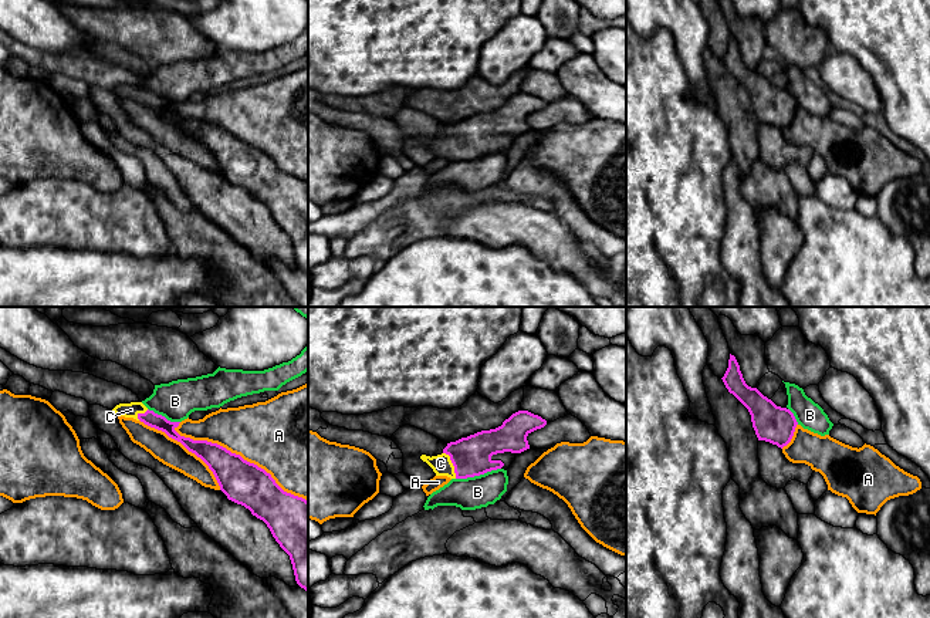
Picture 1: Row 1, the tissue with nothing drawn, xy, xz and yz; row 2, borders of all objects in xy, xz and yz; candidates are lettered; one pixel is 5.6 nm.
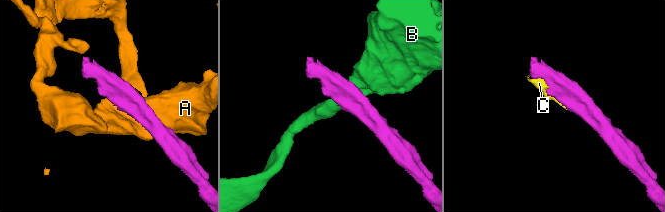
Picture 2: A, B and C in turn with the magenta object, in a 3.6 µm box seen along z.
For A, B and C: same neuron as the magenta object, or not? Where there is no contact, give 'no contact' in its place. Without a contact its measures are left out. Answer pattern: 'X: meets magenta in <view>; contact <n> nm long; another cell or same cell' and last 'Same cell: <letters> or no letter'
A: meets magenta in xy; contact 850 nm long; another cell
B: meets magenta in xz; contact 260 nm long; another cell
C: meets magenta in xz; contact 170 nm long; same cell
Same cell: C

